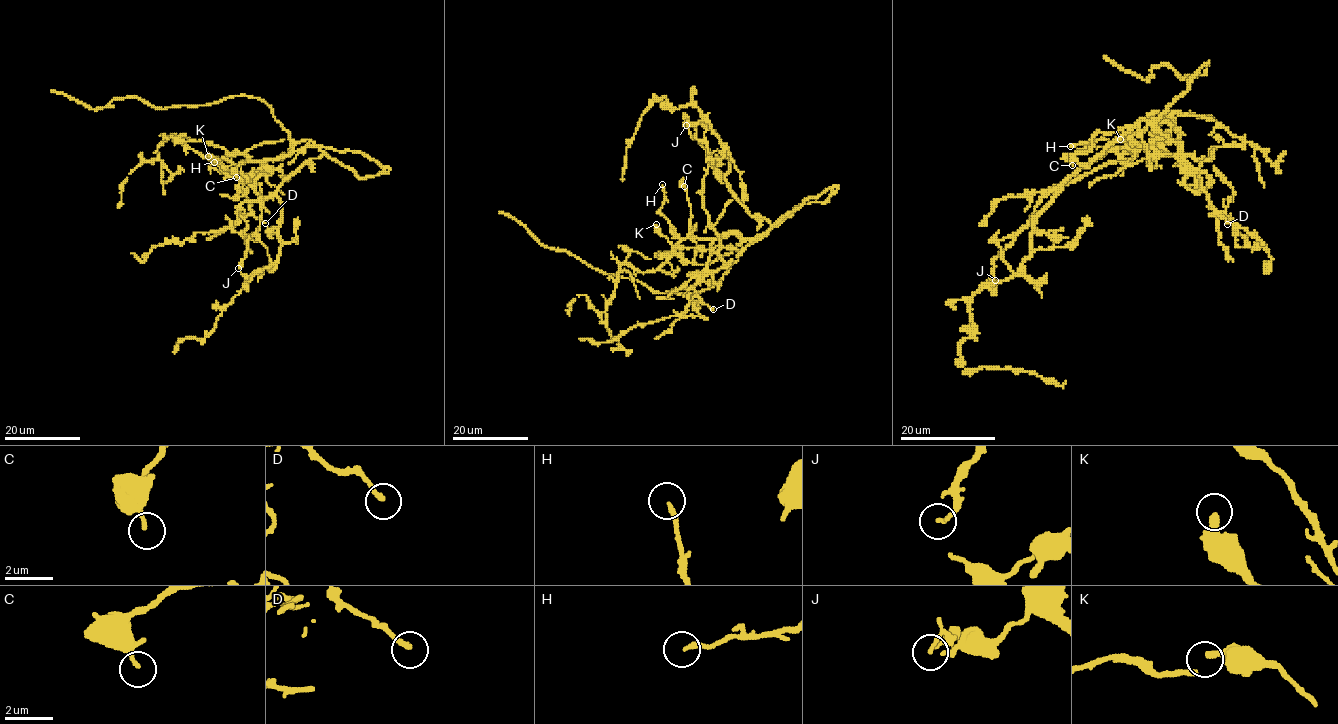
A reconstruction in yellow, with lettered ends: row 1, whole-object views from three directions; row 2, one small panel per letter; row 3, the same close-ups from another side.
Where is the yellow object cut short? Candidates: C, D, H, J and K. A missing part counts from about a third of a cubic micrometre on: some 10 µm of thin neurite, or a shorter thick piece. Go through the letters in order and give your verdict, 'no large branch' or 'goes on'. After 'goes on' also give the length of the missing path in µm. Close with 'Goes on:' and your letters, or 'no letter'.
C: no large branch
D: no large branch
H: no large branch
J: no large branch
K: no large branch
Goes on: no letter

